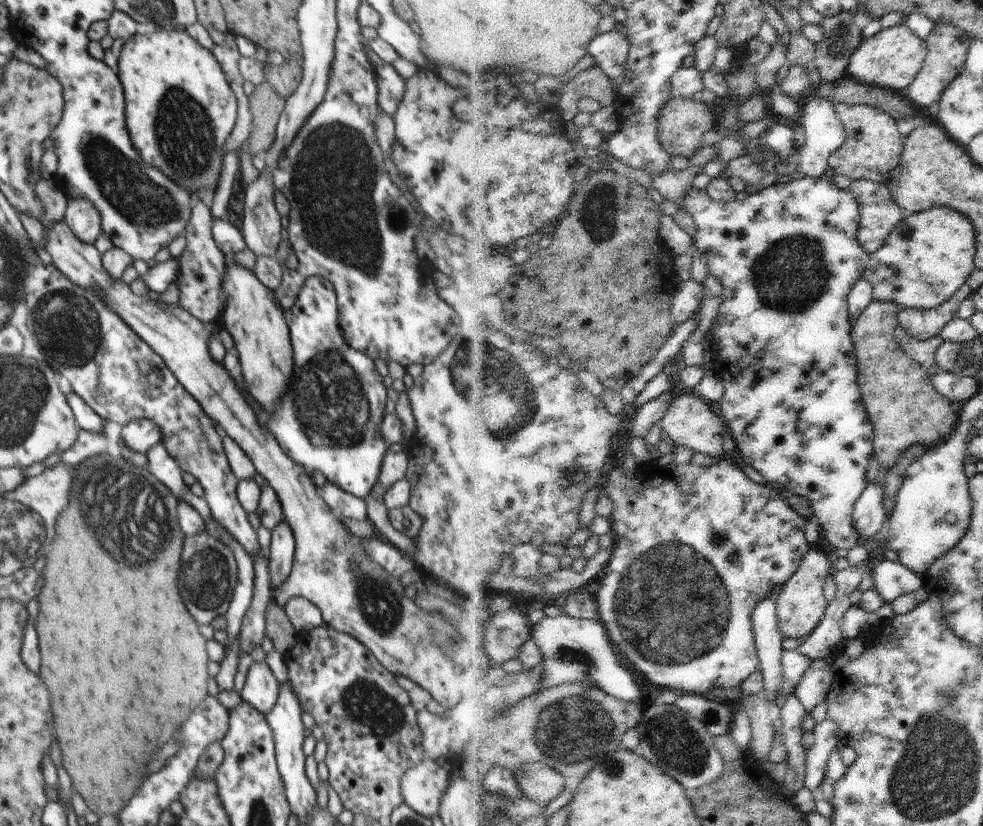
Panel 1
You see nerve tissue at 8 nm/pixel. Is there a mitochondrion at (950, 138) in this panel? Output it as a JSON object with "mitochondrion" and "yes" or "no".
{"mitochondrion":"no"}

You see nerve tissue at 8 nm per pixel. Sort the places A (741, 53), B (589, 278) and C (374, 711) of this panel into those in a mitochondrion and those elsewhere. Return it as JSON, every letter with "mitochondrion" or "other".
{"A":"other","B":"other","C":"mitochondrion"}

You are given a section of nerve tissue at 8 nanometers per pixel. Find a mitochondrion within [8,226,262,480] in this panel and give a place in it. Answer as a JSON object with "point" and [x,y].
{"point":[69,328]}

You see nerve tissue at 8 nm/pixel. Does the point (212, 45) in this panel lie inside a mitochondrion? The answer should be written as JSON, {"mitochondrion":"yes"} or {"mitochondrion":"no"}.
{"mitochondrion":"no"}

